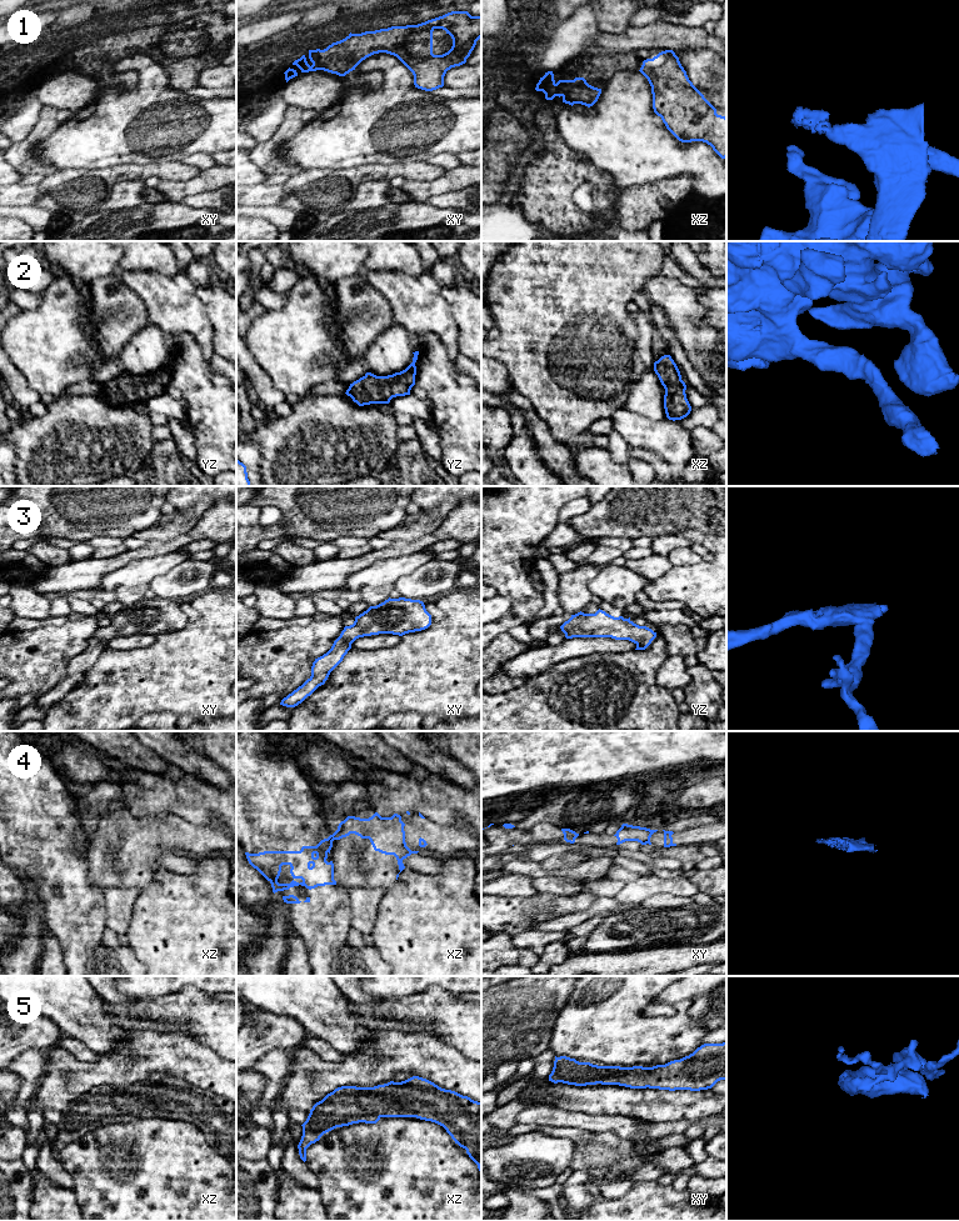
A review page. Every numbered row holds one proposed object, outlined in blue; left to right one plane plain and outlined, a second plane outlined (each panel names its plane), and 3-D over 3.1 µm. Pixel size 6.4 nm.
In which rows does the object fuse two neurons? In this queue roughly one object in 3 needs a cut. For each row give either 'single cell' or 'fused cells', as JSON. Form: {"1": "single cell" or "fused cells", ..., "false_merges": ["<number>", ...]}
{"1": "single cell", "2": "single cell", "3": "single cell", "4": "fused cells", "5": "single cell", "false_merges": ["4"]}

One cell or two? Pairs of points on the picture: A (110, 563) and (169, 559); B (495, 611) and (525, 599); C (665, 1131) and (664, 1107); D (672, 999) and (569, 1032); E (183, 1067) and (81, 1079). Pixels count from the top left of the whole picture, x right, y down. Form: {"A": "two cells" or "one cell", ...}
{"A": "two cells", "B": "two cells", "C": "two cells", "D": "two cells", "E": "one cell"}

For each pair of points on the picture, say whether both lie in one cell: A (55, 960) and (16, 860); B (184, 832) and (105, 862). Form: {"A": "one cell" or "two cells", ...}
{"A": "two cells", "B": "one cell"}

